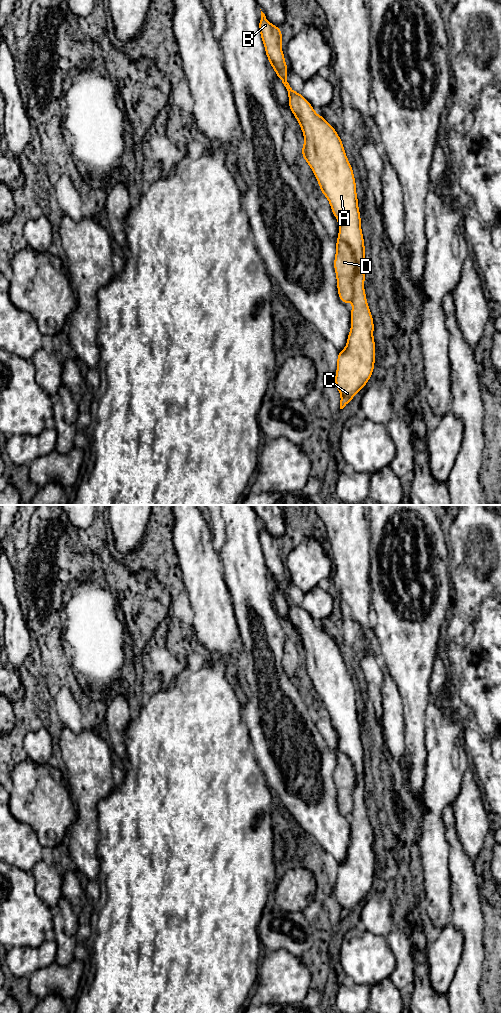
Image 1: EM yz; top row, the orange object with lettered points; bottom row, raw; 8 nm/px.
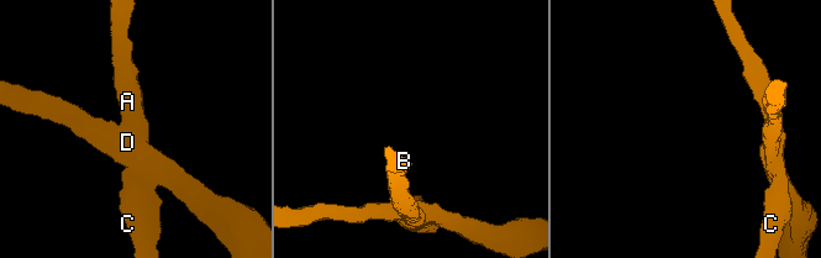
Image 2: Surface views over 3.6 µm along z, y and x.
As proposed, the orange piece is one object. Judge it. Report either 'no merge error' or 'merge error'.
merge error

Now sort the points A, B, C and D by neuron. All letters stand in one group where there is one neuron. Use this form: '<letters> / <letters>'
A B C / D

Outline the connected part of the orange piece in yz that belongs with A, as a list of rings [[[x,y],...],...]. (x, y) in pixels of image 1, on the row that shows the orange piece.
[[[261,11],[259,30],[267,58],[272,65],[272,69],[276,71],[276,75],[288,91],[289,107],[302,129],[305,143],[302,146],[301,155],[313,170],[314,176],[319,183],[321,193],[326,196],[331,205],[331,211],[335,215],[339,225],[338,239],[350,246],[356,262],[356,269],[352,280],[353,308],[350,311],[351,329],[345,349],[338,352],[337,371],[334,379],[335,385],[341,394],[340,409],[343,409],[354,398],[356,393],[365,387],[370,379],[374,370],[376,352],[373,338],[373,317],[368,307],[364,290],[365,246],[360,226],[361,217],[358,208],[355,177],[351,164],[347,159],[343,143],[333,126],[331,126],[322,115],[317,115],[310,102],[305,99],[301,93],[296,93],[287,82],[289,67],[286,66],[285,56],[281,49],[281,27],[273,26]]]

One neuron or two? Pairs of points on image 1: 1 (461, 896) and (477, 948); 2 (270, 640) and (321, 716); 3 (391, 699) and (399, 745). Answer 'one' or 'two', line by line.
1: one
2: two
3: one

